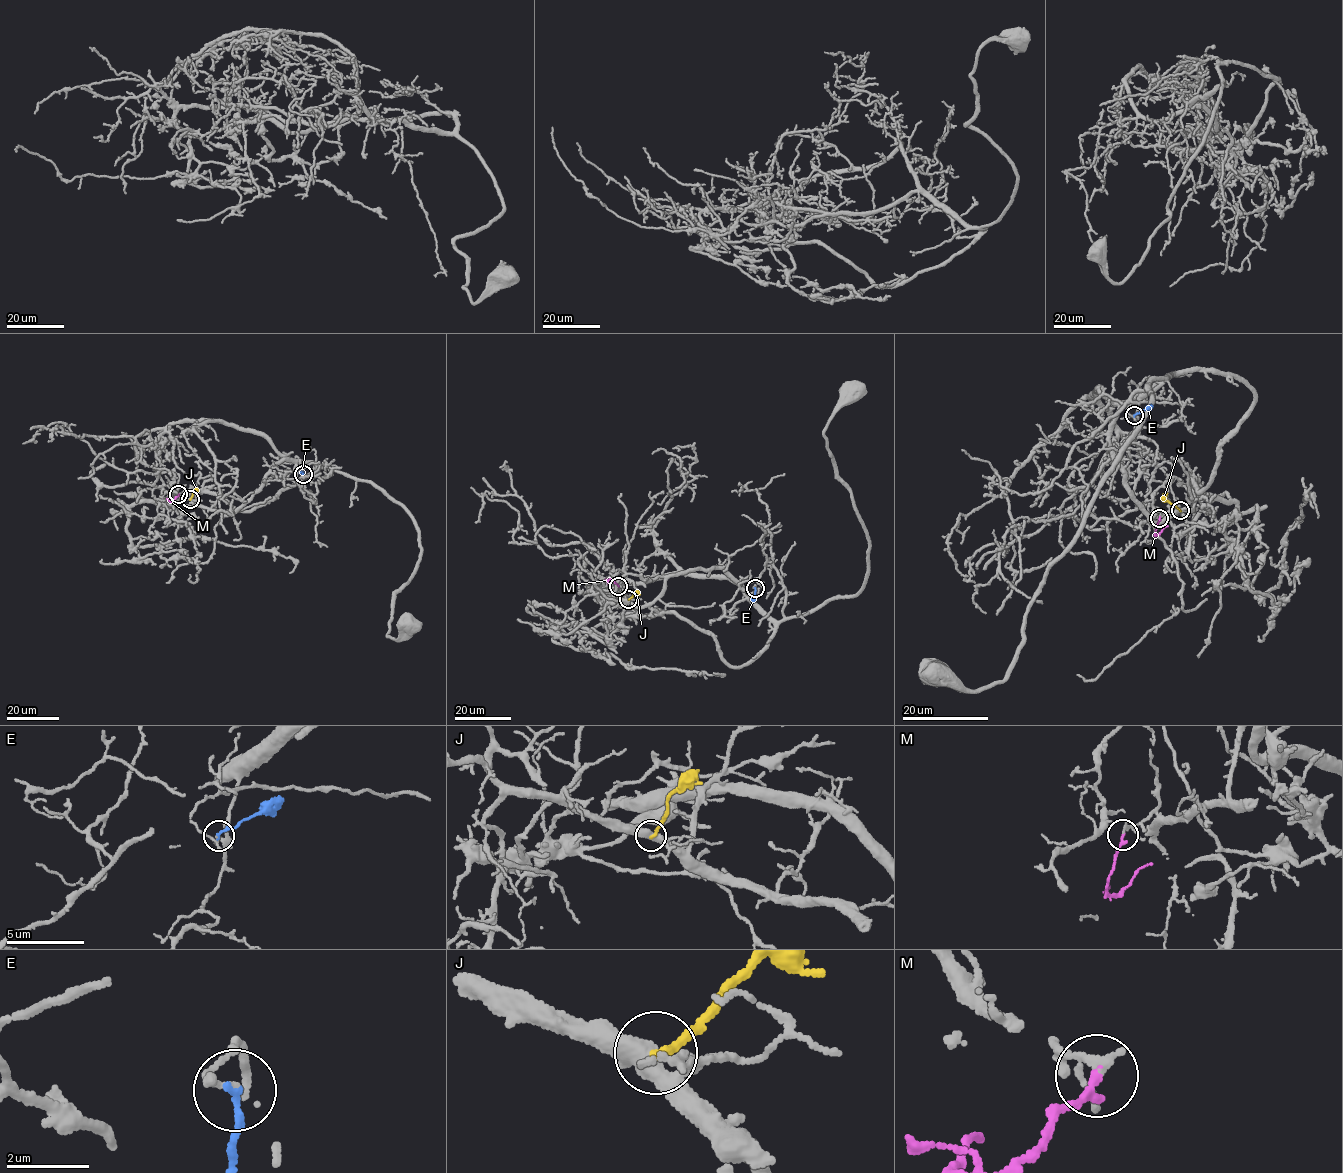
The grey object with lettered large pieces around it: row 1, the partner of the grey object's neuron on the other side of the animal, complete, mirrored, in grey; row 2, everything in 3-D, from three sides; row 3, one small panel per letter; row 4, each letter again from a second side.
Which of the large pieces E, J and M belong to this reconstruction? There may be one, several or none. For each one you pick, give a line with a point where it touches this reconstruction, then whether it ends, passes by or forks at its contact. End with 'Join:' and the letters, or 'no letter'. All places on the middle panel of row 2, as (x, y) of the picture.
M: meets grey at (618, 586); it ends there
Join: M

